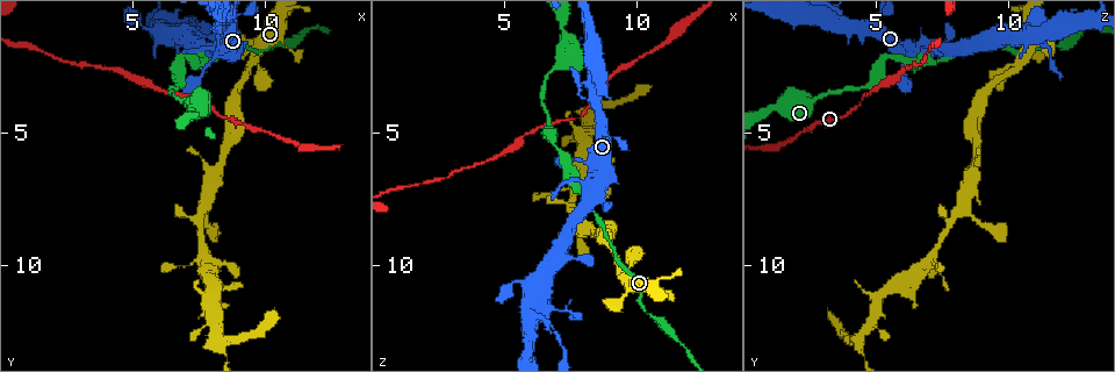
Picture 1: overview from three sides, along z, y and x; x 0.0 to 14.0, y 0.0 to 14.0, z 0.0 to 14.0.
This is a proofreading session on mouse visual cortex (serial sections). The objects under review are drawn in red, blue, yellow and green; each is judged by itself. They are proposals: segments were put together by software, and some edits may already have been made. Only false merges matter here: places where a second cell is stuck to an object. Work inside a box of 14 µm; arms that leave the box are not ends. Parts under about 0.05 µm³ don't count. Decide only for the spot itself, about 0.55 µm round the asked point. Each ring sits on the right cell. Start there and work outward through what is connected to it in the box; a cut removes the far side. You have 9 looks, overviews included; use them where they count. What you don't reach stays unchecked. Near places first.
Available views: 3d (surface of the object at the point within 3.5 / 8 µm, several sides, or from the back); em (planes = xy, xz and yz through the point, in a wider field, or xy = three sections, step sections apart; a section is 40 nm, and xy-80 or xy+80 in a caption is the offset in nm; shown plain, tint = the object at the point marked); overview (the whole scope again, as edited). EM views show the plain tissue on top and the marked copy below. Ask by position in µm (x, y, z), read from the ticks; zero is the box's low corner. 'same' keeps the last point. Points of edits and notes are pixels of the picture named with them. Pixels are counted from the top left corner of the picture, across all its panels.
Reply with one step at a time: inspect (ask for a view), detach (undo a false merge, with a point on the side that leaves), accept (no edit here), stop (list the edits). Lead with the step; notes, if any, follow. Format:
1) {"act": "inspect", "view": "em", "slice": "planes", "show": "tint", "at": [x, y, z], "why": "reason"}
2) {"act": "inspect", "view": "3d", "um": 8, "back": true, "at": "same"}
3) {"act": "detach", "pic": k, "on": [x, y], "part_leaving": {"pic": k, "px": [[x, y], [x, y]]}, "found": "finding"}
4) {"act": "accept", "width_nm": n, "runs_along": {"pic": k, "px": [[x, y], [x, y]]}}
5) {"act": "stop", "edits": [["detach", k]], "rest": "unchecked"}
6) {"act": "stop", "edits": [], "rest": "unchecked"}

{"act": "inspect", "view": "3d", "um": 3.5, "at": [11.0, 5.4, 1.6], "why": "sudden change in width"}

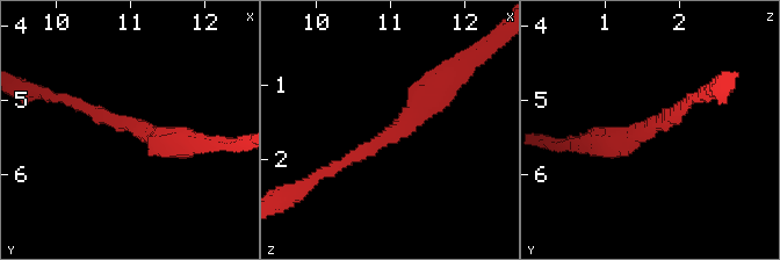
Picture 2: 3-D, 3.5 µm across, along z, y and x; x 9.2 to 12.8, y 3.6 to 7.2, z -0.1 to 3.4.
{"act": "inspect", "view": "em", "slice": "xy", "step": 1, "show": "tint", "at": [11.10, 5.45, 1.55], "arm_widths_nm": [200, 350], "why": "need the tissue"}

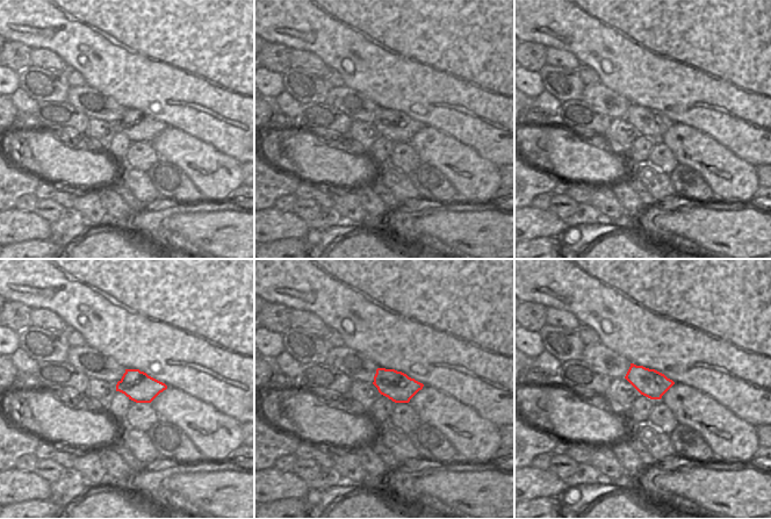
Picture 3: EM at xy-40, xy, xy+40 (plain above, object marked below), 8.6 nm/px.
{"act": "accept", "runs_along": {"pic": 2, "px": [[337, 164], [395, 131], [452, 74]]}, "found": "one cell here"}

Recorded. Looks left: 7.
{"act": "inspect", "view": "3d", "um": 8, "at": [7.0, 2.1, 5.6], "why": "a narrow waist"}

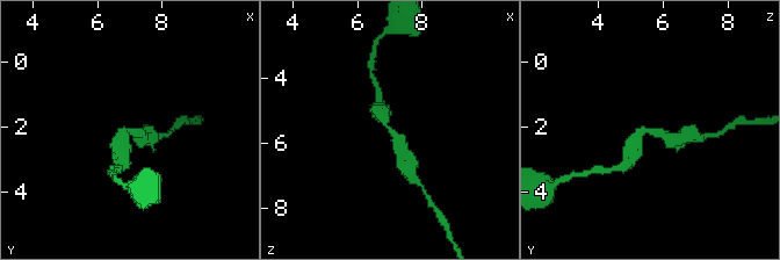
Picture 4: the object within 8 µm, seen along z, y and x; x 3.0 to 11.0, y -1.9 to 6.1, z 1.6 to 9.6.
{"act": "inspect", "view": "em", "slice": "xy", "step": 1, "show": "tint", "at": [7.0, 2.1, 5.6], "arm_widths_nm": [400, 450], "why": "shape alone is not enough"}

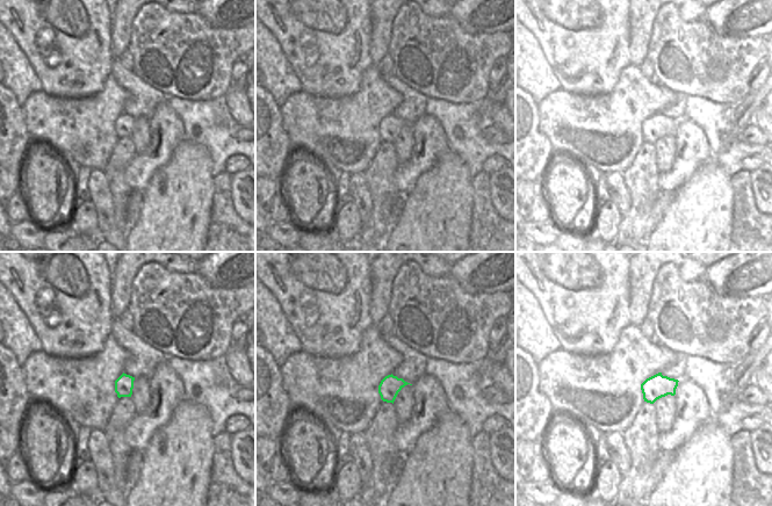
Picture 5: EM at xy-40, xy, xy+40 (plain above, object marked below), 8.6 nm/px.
{"act": "accept", "runs_along": {"pic": 4, "px": [[381, 112], [407, 156]]}, "found": "continuous, no second cell"}

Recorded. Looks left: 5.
{"act": "inspect", "view": "3d", "um": 3.5, "at": [7.3, 1.3, 9.7], "why": "sharp bend"}

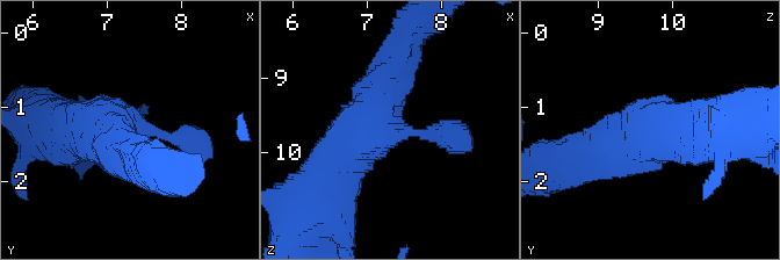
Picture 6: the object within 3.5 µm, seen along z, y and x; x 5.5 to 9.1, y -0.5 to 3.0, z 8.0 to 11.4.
{"act": "inspect", "view": "em", "slice": "xy", "step": 5, "show": "tint", "at": "same", "why": "need the tissue"}

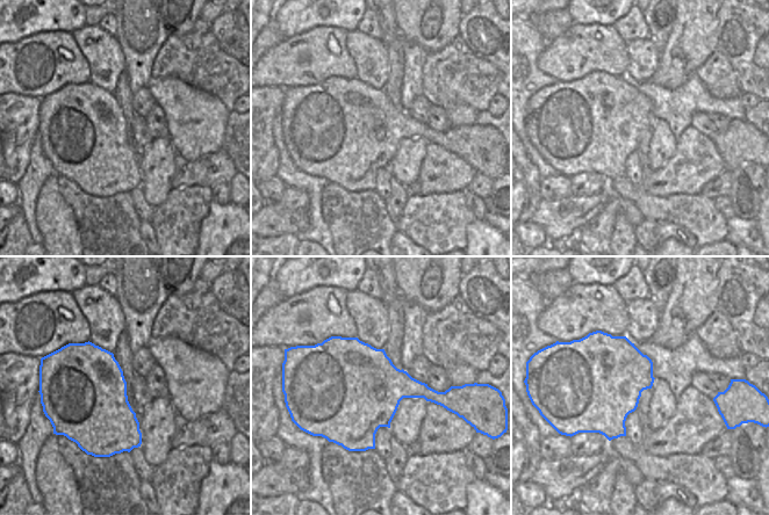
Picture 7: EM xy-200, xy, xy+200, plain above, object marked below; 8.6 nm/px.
{"act": "accept", "runs_along": {"pic": 6, "px": [[398, 58], [326, 180]]}, "found": "all the same cell"}

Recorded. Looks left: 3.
{"act": "inspect", "view": "3d", "um": 3.5, "at": [7.8, 9.9, 6.9], "why": "four arms meet"}

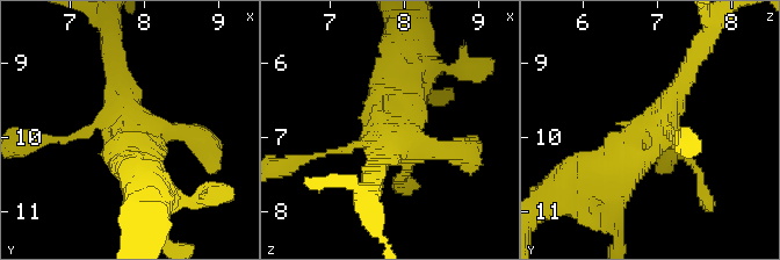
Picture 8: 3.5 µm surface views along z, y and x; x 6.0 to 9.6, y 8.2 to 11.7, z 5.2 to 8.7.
{"act": "inspect", "view": "em", "slice": "planes", "show": "tint", "at": [7.90, 9.95, 7.00]}

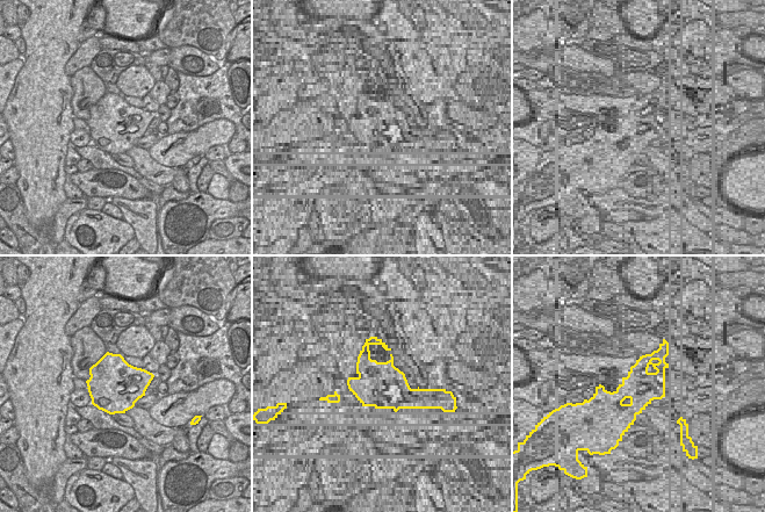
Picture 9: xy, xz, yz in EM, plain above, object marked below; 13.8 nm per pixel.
{"act": "accept", "width_nm": 700, "runs_along": {"pic": 8, "px": [[688, 70], [650, 137], [602, 170]]}, "found": "all the same cell"}

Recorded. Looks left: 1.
{"act": "stop", "edits": [], "rest": "unchecked"}

